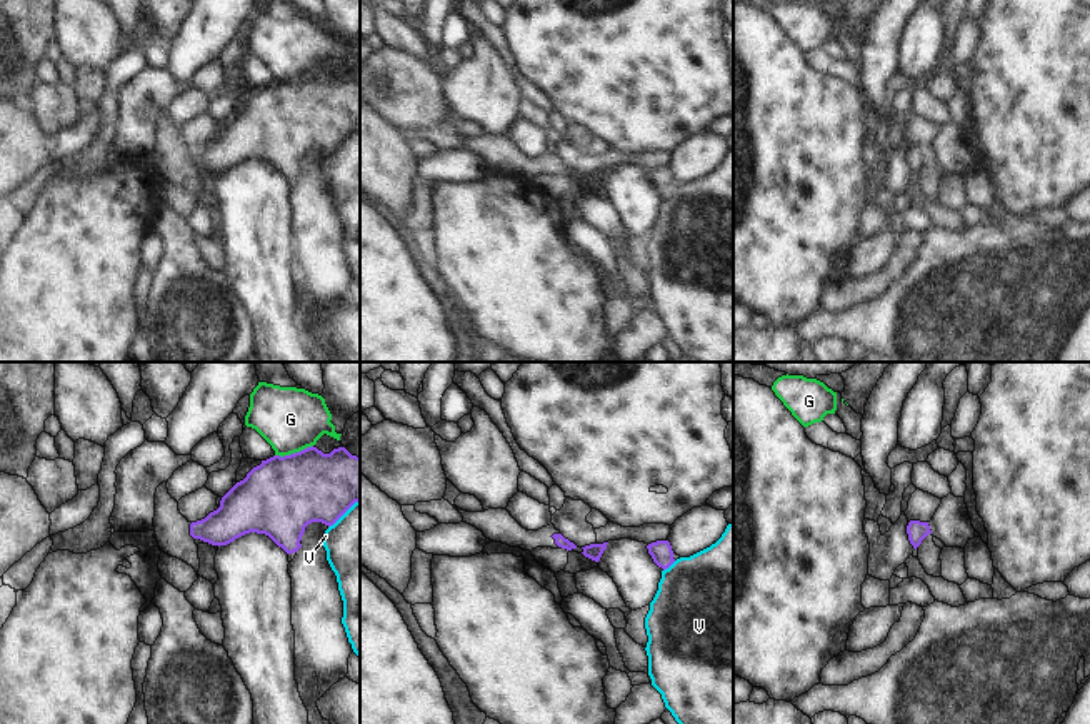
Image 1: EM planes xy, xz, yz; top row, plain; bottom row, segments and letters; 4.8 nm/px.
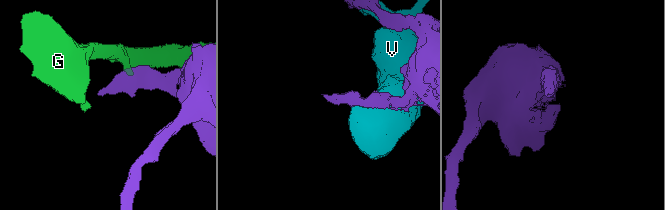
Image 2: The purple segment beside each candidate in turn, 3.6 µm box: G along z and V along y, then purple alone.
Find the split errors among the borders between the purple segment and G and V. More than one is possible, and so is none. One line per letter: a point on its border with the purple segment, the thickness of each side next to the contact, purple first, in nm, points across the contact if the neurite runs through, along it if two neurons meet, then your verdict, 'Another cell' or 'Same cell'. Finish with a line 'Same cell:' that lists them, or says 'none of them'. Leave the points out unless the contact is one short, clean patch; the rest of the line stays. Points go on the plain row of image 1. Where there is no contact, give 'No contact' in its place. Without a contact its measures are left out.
G: Touches purple at xy (295, 79). Thickness 380 nm (purple) against 320 nm. Boundary: xy (312, 70), (275, 82). Another cell
V: Touches purple at xz (669, 192). Thickness 110 nm (purple) against 480 nm. Another cell
Same cell: none of them

